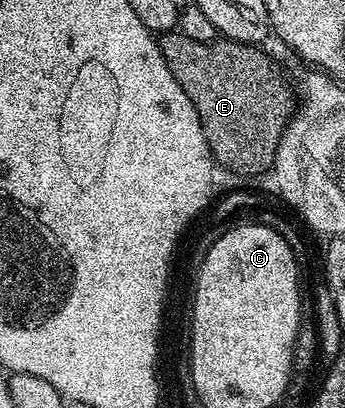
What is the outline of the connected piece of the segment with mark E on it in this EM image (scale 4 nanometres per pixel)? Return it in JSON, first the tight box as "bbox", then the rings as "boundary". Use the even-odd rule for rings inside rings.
{"bbox":[159,29,295,175],"boundary":[[[179,29],[164,32],[159,42],[171,75],[199,113],[214,162],[247,175],[268,172],[273,166],[282,134],[295,110],[295,95],[282,71],[274,69],[270,59],[261,51],[262,48],[250,43],[235,42],[224,37],[218,37],[210,43],[194,41]]]}

